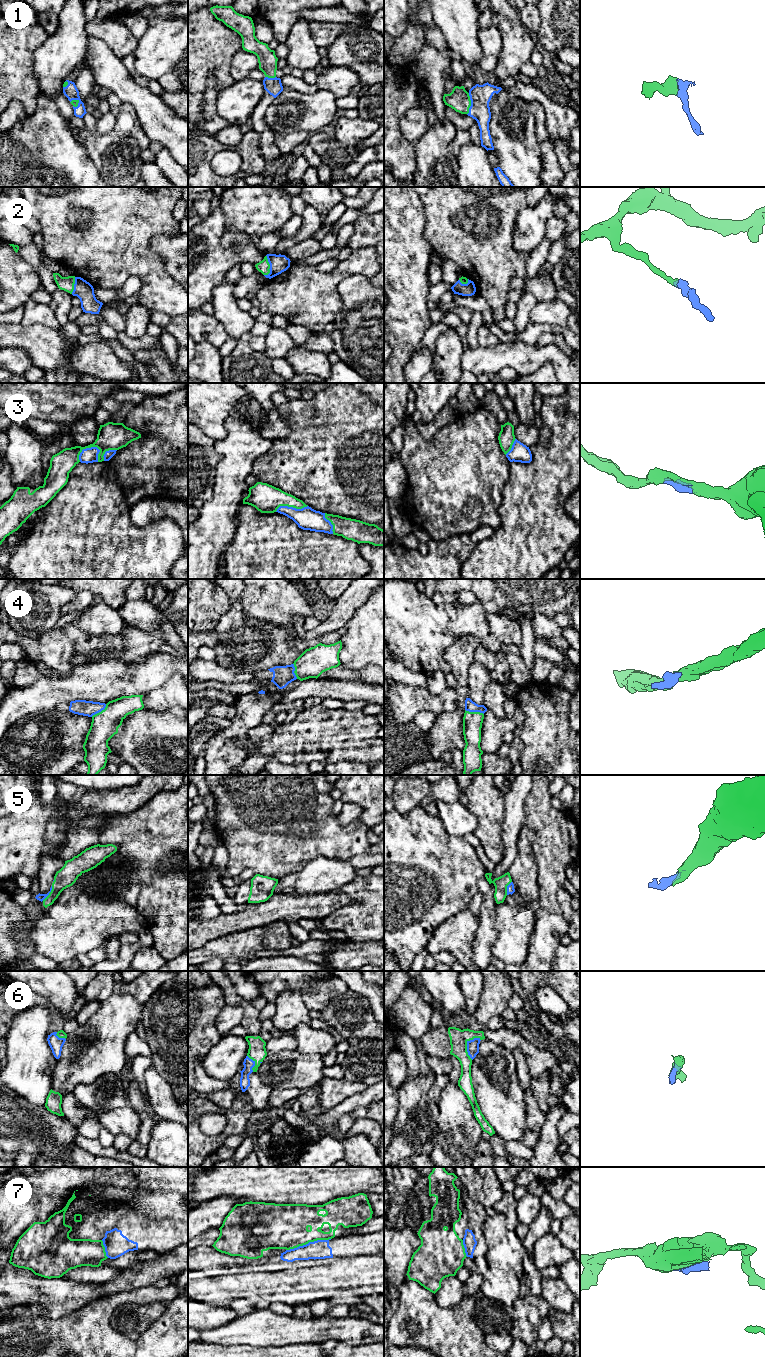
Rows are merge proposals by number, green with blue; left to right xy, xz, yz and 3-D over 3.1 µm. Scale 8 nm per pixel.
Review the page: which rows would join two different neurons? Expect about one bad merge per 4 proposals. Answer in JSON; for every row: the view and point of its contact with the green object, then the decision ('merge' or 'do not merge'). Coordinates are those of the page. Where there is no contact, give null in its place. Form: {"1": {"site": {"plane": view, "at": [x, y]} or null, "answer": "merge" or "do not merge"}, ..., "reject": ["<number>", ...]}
{"1": {"site": {"plane": "yz", "at": [470, 104]}, "answer": "merge"}, "2": {"site": {"plane": "xz", "at": [269, 266]}, "answer": "merge"}, "3": {"site": {"plane": "xy", "at": [85, 448]}, "answer": "merge"}, "4": {"site": {"plane": "yz", "at": [474, 712]}, "answer": "do not merge"}, "5": {"site": {"plane": "xy", "at": [49, 893]}, "answer": "merge"}, "6": {"site": {"plane": "yz", "at": [466, 1045]}, "answer": "merge"}, "7": {"site": {"plane": "xz", "at": [308, 1242]}, "answer": "do not merge"}, "reject": ["4", "7"]}

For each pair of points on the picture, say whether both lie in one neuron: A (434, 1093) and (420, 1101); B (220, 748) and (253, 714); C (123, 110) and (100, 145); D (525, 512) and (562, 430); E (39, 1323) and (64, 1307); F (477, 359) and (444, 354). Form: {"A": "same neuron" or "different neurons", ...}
{"A": "different neurons", "B": "same neuron", "C": "same neuron", "D": "same neuron", "E": "different neurons", "F": "different neurons"}

